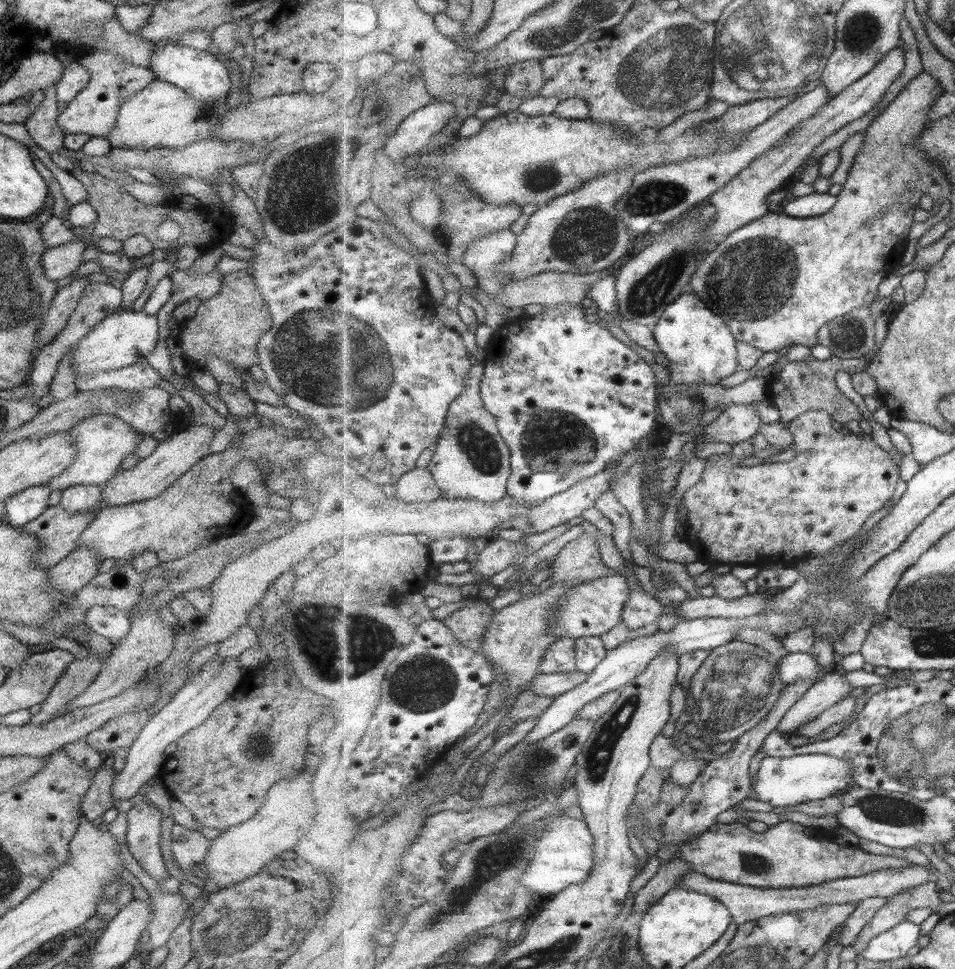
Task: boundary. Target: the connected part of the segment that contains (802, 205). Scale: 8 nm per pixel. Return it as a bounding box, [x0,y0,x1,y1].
[784,192,838,218]

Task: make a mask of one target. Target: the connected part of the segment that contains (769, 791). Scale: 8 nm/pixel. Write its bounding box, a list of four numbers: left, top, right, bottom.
[754,754,856,806]

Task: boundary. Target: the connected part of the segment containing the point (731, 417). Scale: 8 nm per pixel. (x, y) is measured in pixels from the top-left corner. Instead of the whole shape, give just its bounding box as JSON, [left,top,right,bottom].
[703,405,764,446]

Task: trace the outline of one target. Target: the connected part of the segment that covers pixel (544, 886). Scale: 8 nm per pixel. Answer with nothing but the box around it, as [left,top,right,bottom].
[519,816,595,898]

